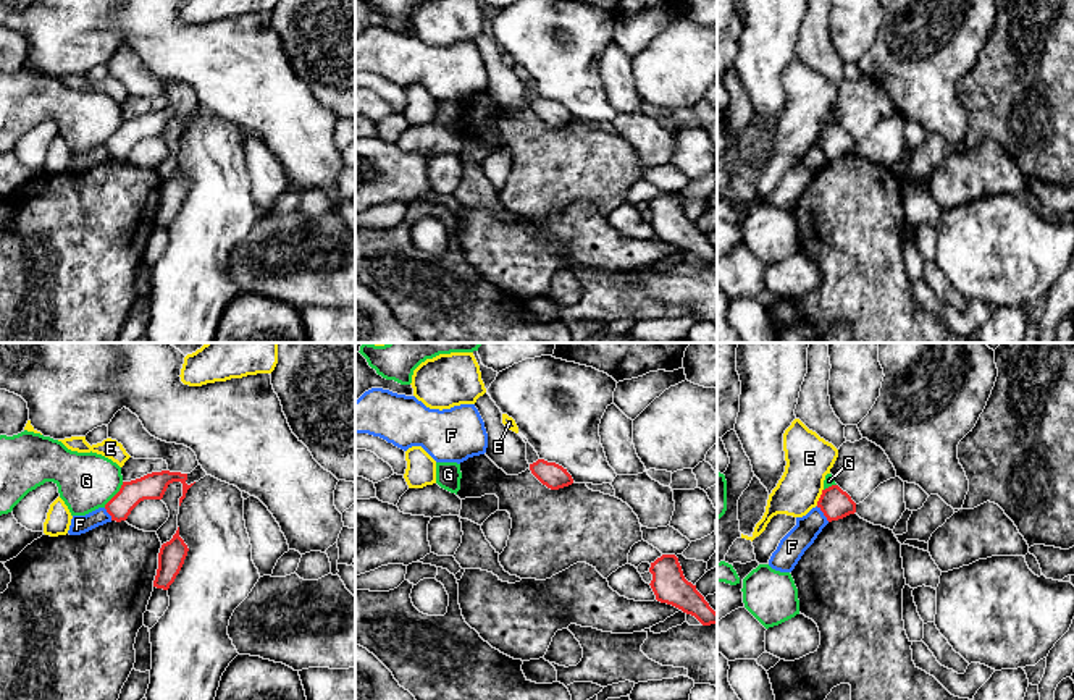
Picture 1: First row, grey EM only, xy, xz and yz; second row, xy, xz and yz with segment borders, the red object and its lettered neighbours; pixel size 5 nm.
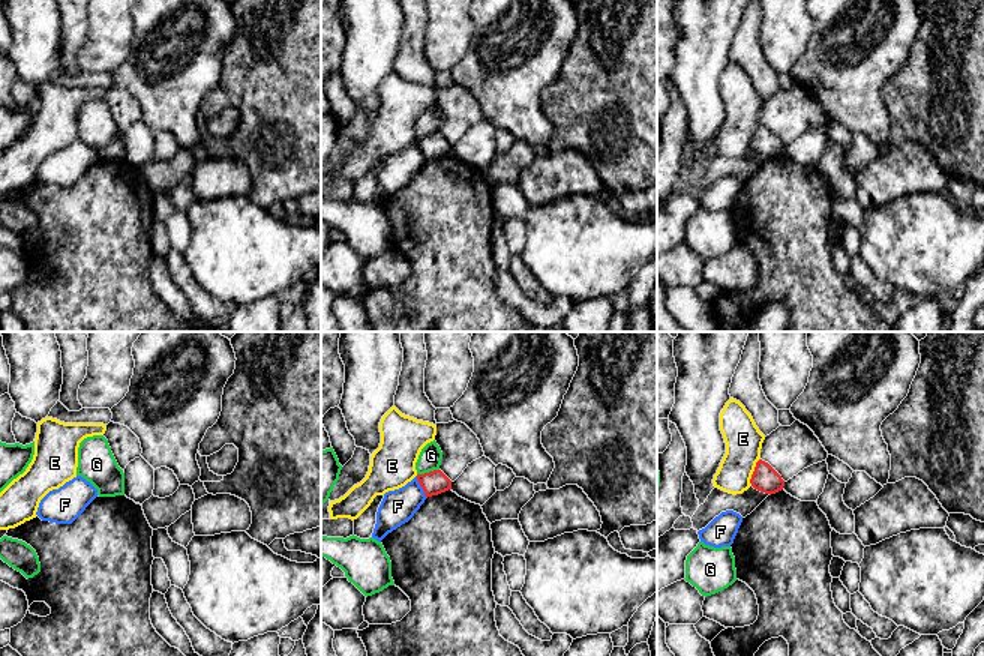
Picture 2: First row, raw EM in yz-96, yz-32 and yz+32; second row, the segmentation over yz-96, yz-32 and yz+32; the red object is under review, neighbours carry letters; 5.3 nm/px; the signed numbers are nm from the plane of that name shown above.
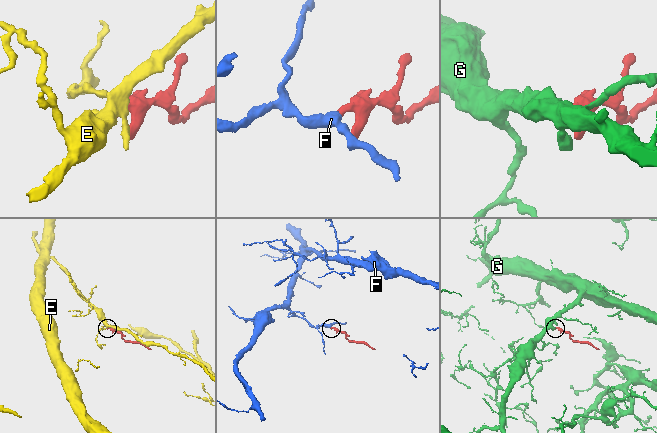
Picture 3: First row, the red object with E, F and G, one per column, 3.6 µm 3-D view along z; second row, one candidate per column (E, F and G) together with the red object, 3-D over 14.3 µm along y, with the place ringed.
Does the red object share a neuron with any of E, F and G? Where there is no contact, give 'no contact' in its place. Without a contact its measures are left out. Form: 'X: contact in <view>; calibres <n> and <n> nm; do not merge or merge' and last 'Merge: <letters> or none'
E: contact in yz; calibres 150 and 240 nm; do not merge
F: contact in yz; calibres 150 and 140 nm; do not merge
G: contact in xy; calibres 130 and 280 nm; do not merge
Merge: none

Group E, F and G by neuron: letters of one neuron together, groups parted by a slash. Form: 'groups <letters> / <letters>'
groups E / F / G

